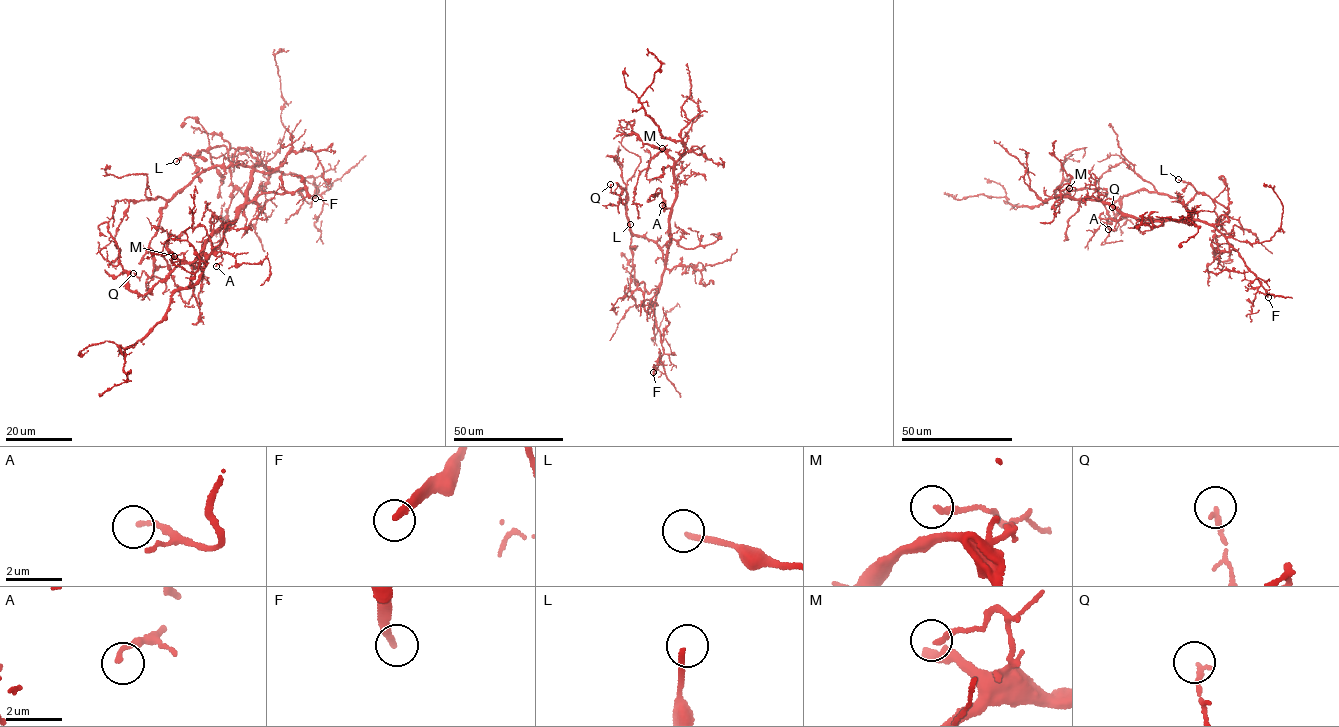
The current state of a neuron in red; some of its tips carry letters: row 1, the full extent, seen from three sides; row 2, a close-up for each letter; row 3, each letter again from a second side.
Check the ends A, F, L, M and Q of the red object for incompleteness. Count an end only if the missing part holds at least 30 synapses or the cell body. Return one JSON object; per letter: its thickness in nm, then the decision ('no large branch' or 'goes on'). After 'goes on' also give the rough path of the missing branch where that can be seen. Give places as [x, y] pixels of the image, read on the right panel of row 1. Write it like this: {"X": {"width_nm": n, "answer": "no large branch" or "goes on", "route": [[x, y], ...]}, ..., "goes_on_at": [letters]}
{"A": {"width_nm": 150, "answer": "no large branch"}, "F": {"width_nm": 240, "answer": "goes on", "route": [[1268, 297], [1277, 321], [1271, 326], [1262, 364], [1251, 367], [1250, 374], [1247, 374]]}, "L": {"width_nm": 180, "answer": "no large branch"}, "M": {"width_nm": 140, "answer": "no large branch"}, "Q": {"width_nm": 190, "answer": "no large branch"}, "goes_on_at": ["F"]}

